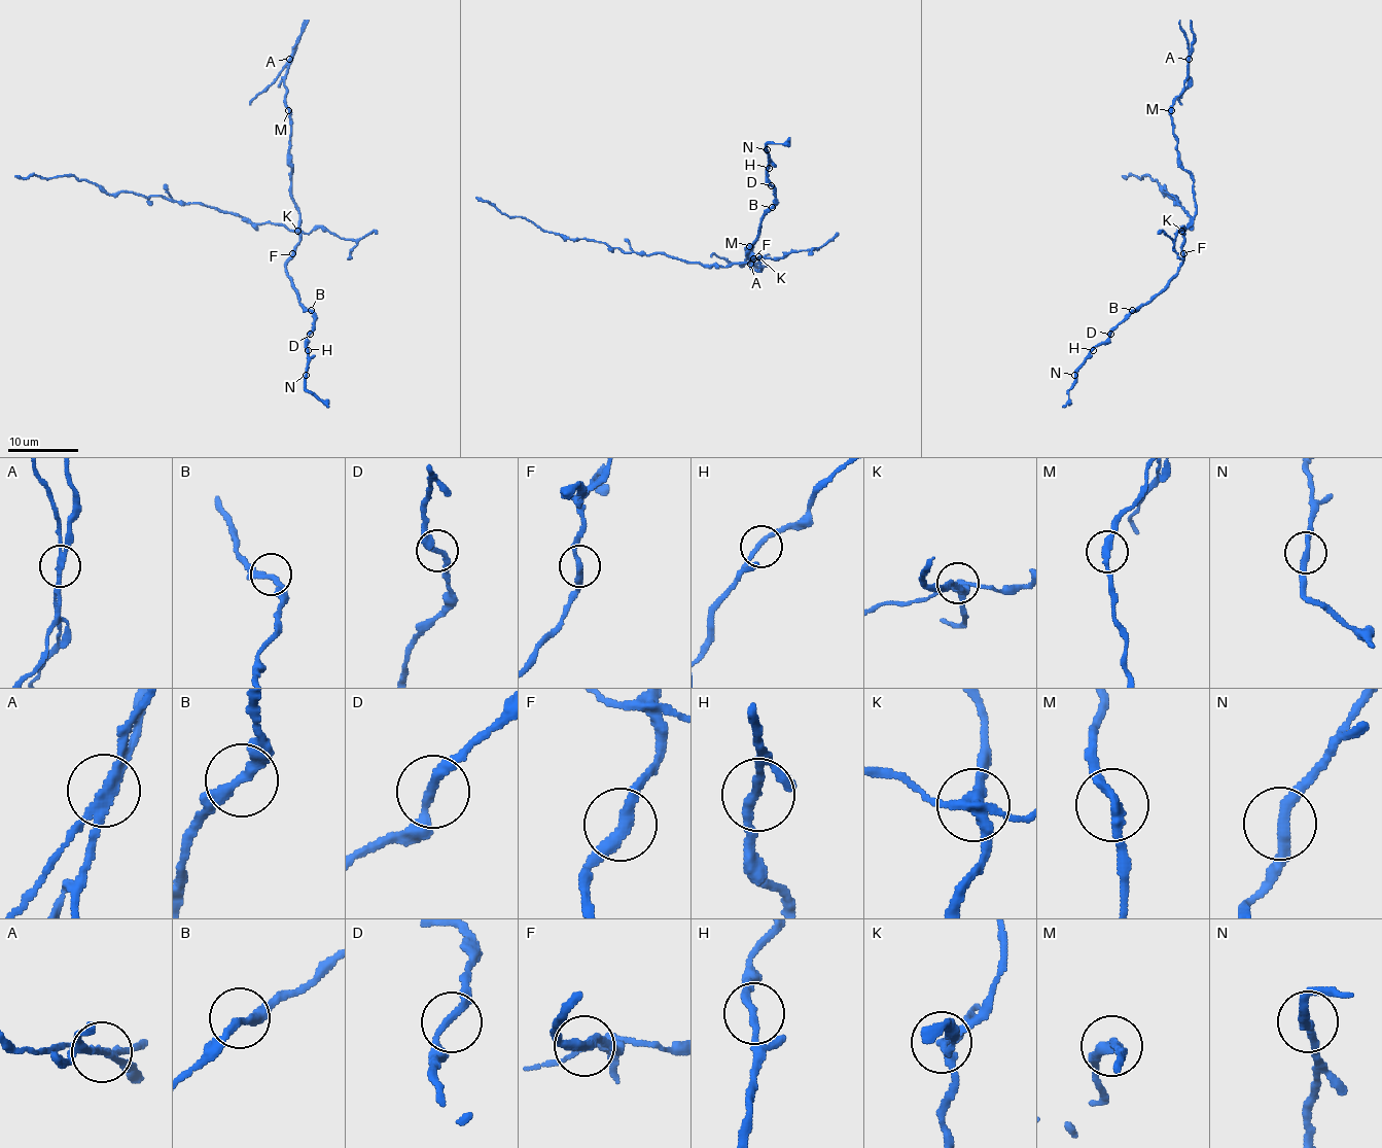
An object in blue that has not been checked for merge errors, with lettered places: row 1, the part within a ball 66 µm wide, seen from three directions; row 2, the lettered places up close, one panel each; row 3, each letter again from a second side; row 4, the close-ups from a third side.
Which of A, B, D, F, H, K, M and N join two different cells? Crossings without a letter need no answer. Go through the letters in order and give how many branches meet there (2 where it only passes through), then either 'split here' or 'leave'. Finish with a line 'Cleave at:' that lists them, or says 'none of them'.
A: 2 | split here
B: 3 | leave
D: 2 | leave
F: 2 | leave
H: 2 | leave
K: 4 | split here
M: 2 | leave
N: 2 | leave
Cleave at: A, K

